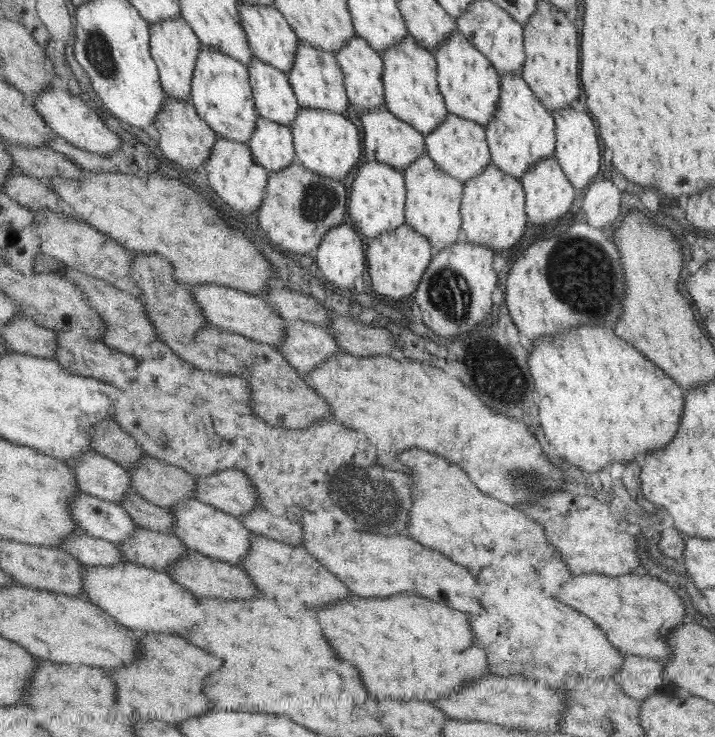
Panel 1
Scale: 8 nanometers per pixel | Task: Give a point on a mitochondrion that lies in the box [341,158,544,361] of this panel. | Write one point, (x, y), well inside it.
(449, 294)

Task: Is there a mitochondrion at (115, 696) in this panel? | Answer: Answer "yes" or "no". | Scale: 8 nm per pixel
no

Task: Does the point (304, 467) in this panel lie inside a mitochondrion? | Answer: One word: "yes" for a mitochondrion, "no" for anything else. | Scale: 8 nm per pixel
no

